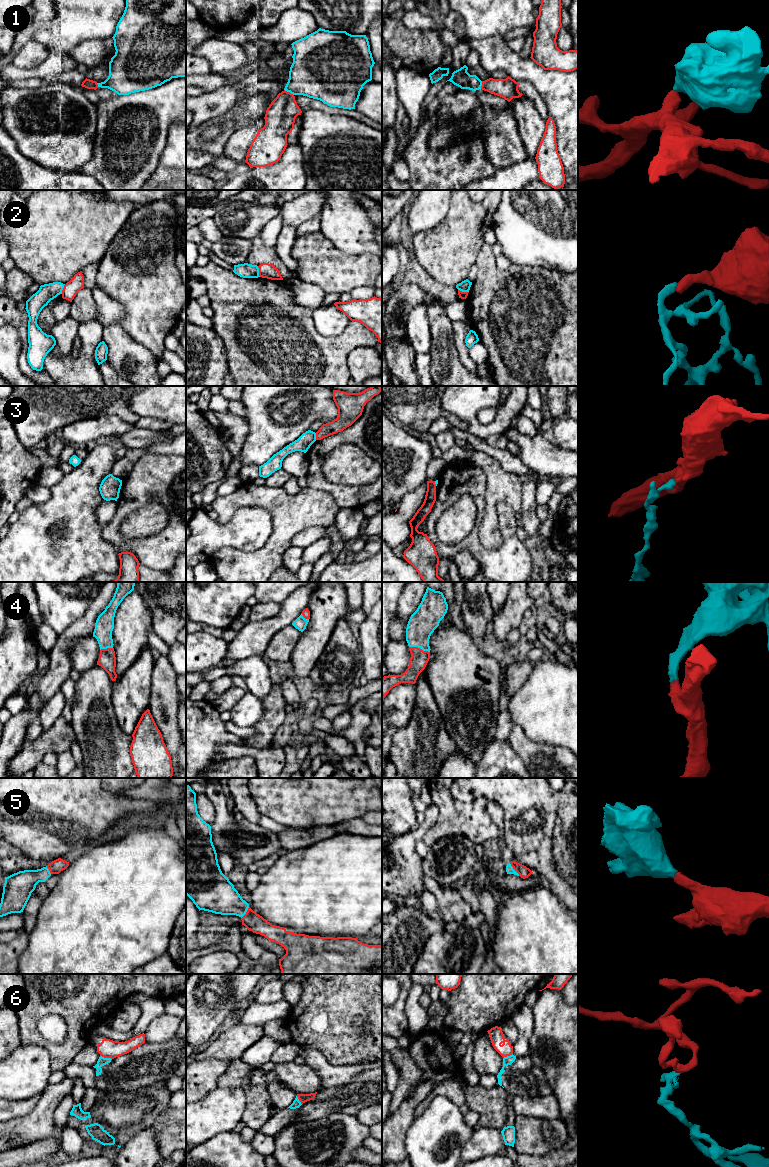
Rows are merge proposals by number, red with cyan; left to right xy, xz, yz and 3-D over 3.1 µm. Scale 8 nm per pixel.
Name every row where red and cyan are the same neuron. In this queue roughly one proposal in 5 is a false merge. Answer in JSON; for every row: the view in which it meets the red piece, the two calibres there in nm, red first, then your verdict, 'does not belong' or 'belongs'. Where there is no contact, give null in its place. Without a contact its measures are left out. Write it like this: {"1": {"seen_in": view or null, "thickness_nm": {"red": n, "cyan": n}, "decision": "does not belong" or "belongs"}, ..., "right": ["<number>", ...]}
{"1": {"seen_in": "xz", "thickness_nm": {"red": 240, "cyan": 380}, "decision": "belongs"}, "2": {"seen_in": "xz", "thickness_nm": {"red": 120, "cyan": 120}, "decision": "does not belong"}, "3": {"seen_in": "xz", "thickness_nm": {"red": 120, "cyan": 120}, "decision": "does not belong"}, "4": {"seen_in": "yz", "thickness_nm": {"red": 140, "cyan": 220}, "decision": "belongs"}, "5": {"seen_in": "yz", "thickness_nm": {"red": 90, "cyan": 60}, "decision": "belongs"}, "6": {"seen_in": "xy", "thickness_nm": {"red": 150, "cyan": 70}, "decision": "does not belong"}, "right": ["1", "4", "5"]}

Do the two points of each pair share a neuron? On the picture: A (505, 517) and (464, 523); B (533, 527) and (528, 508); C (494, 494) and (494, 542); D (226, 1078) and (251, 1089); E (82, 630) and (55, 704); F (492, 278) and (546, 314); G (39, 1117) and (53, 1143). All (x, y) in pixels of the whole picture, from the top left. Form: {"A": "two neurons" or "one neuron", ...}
{"A": "two neurons", "B": "one neuron", "C": "one neuron", "D": "one neuron", "E": "two neurons", "F": "one neuron", "G": "two neurons"}

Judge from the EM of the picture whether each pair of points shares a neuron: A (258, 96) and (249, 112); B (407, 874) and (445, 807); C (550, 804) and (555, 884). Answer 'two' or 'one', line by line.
A: one
B: two
C: one

